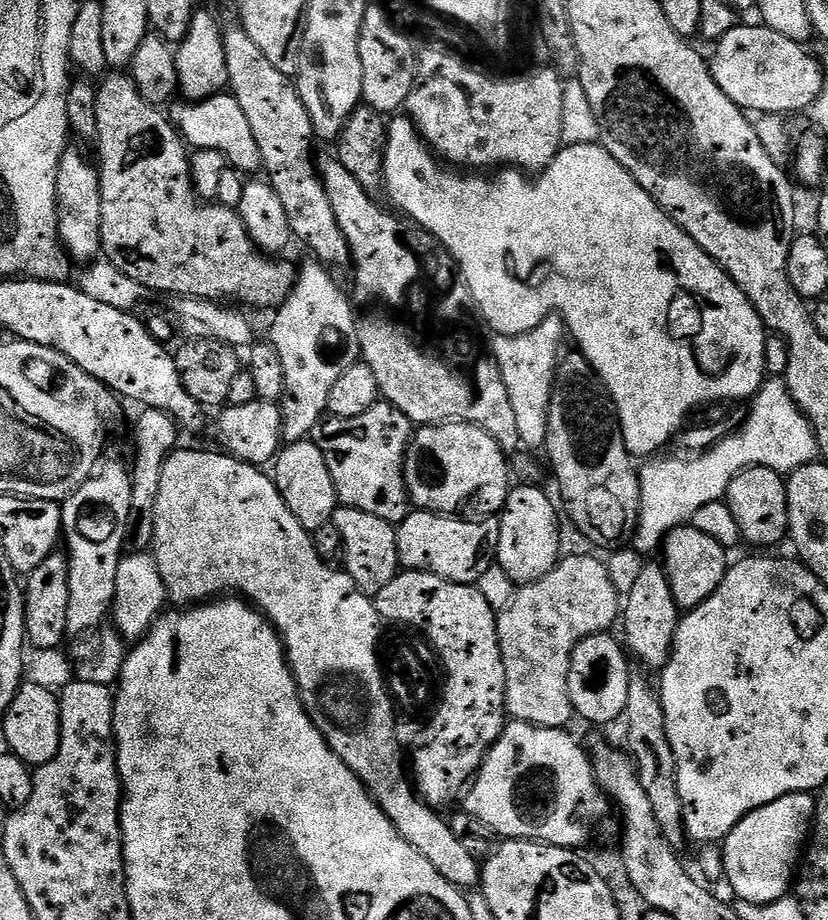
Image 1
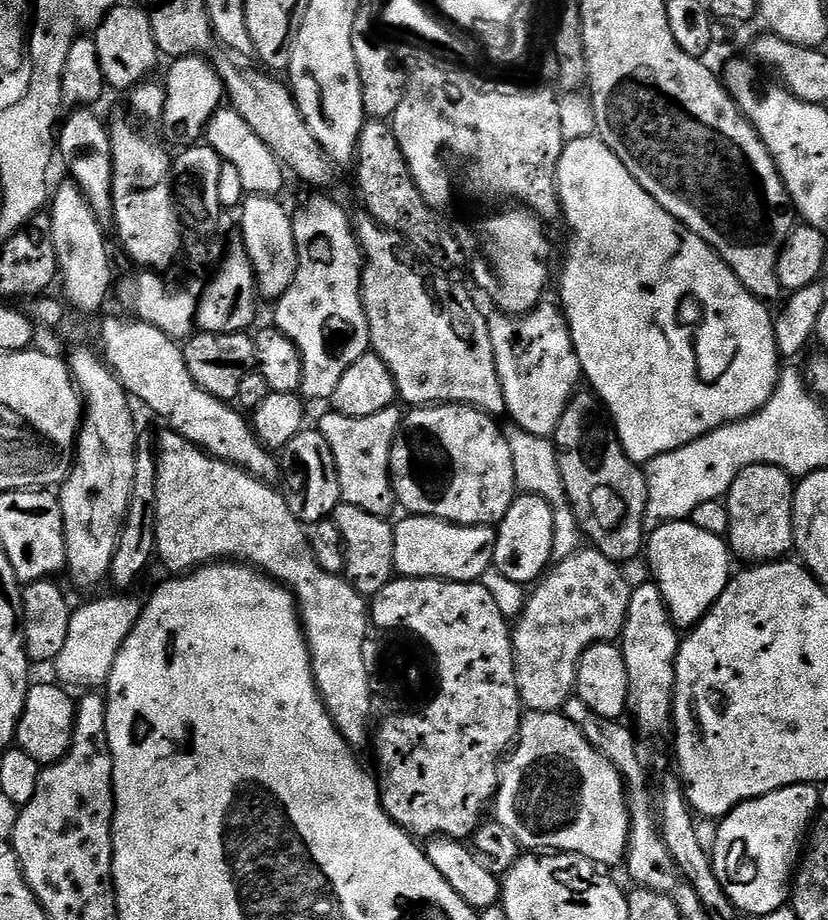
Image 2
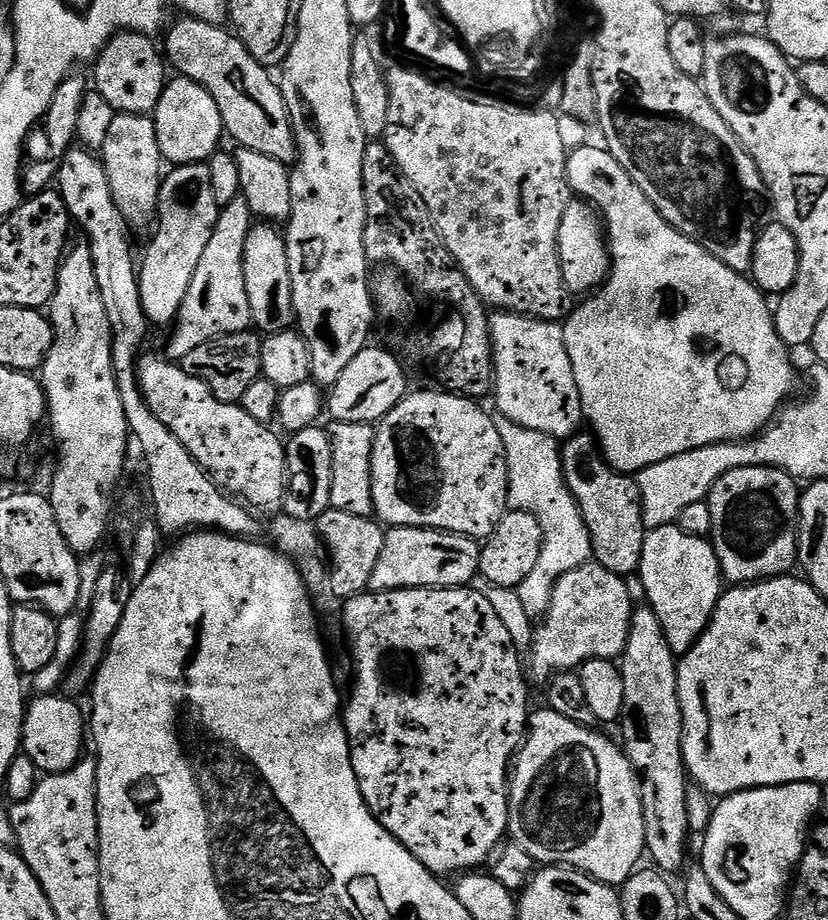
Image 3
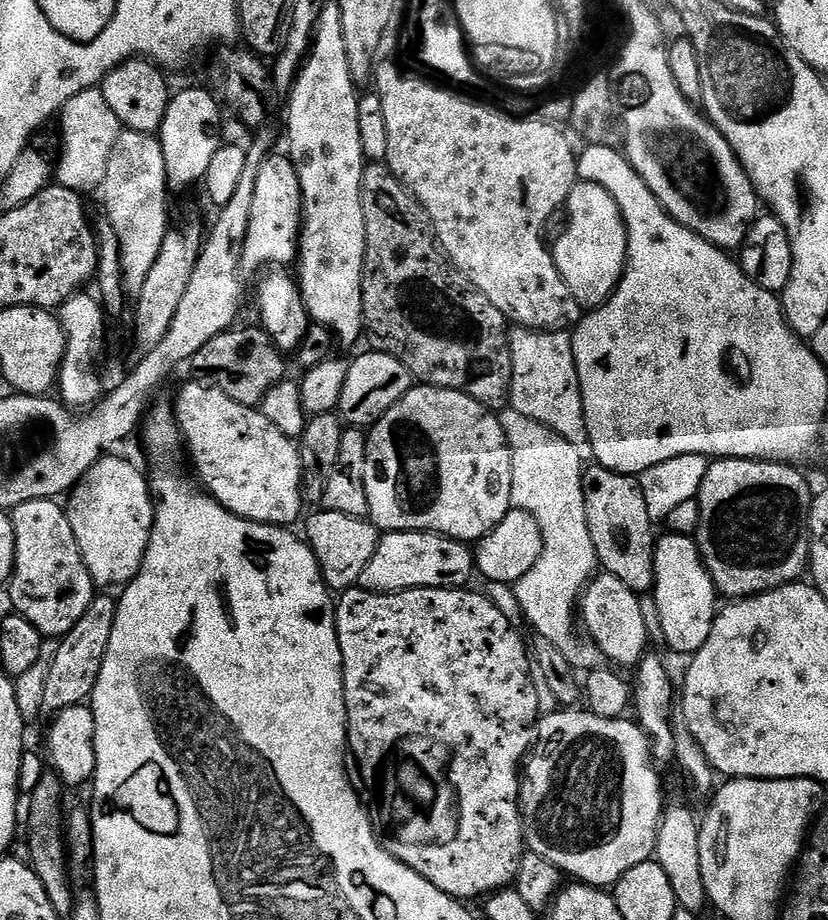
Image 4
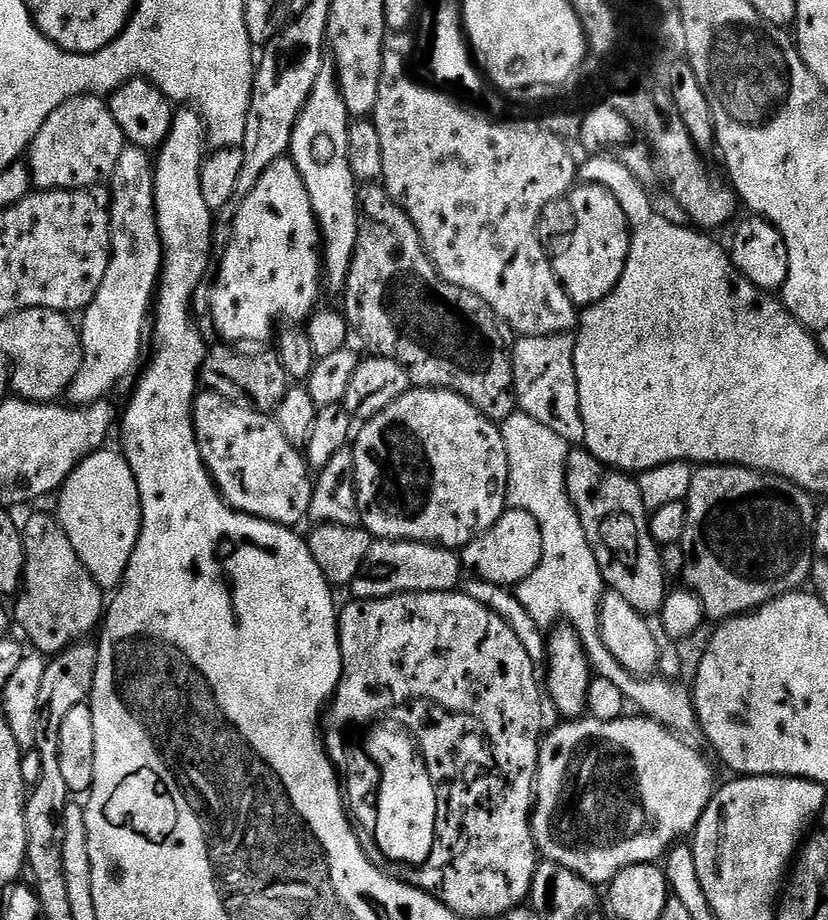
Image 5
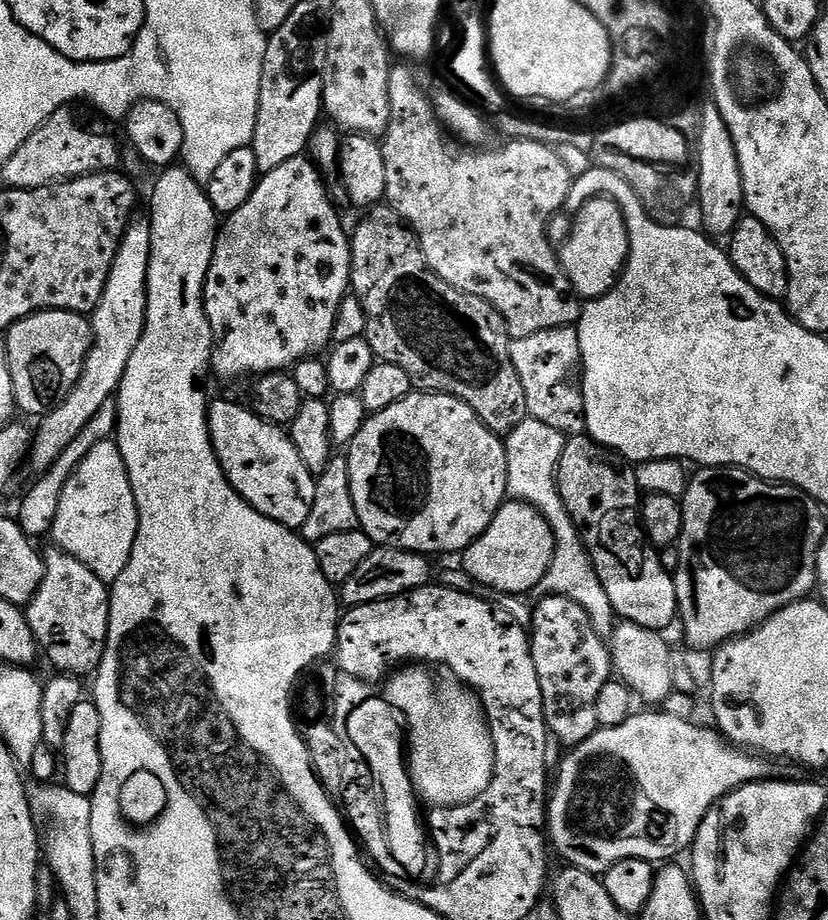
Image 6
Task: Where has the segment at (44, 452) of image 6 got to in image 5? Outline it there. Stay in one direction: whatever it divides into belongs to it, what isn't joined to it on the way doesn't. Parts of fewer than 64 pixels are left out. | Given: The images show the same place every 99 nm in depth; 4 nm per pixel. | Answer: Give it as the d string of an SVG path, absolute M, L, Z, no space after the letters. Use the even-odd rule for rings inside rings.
M125 146L110 179L112 257L110 266L106 266L106 278L102 278L102 286L94 294L94 302L88 304L78 320L84 357L66 393L69 405L97 404L111 397L112 388L120 378L137 371L144 327L148 324L148 312L150 316L153 311L160 270L164 267L164 247L156 217L155 178L149 149Z

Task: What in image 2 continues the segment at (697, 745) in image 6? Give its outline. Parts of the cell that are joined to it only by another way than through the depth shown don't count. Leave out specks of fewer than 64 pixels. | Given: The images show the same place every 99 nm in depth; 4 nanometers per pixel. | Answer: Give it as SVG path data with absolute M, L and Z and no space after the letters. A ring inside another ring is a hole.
M528 712L521 719L519 737L514 747L507 753L506 759L503 761L500 769L500 787L496 789L494 797L494 812L495 808L495 823L506 826L506 830L510 830L510 834L514 834L514 838L518 838L521 849L539 850L544 854L569 852L572 856L581 856L582 858L591 860L597 866L616 864L619 860L621 863L627 857L629 814L627 793L624 790L623 780L618 772L614 770L611 762L598 750L594 750L594 746L590 746L590 742L586 742L586 738L582 738L582 730L578 730L578 726L574 726L574 722L570 722L560 712Z

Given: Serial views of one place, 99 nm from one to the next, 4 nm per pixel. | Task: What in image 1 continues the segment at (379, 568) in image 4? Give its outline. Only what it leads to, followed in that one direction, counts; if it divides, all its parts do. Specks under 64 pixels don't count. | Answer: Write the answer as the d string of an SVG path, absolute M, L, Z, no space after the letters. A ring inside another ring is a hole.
M412 510L396 528L398 558L405 569L433 572L455 584L475 585L496 564L499 533L500 522L496 518L461 518L456 514Z

